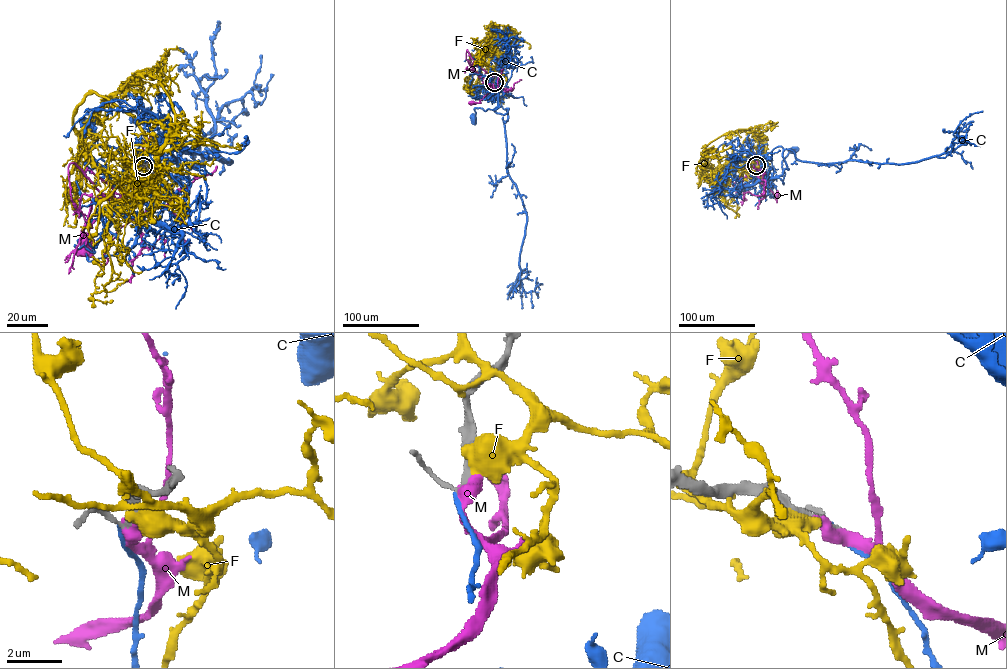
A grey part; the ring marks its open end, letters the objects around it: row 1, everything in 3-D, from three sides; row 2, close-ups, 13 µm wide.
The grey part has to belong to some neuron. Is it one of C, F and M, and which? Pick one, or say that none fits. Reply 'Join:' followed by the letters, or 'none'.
Join: M

